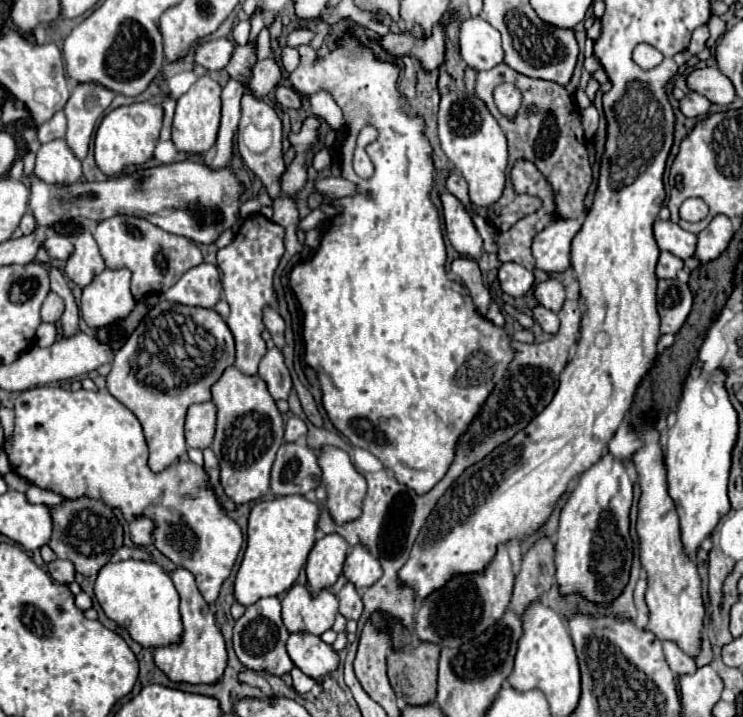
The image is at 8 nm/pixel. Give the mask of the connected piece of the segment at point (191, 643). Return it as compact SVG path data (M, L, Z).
M177 569L171 573L171 579L181 595L181 617L183 617L183 639L179 645L155 649L155 665L173 681L173 683L189 683L189 685L215 685L227 667L227 647L223 633L215 621L215 613L211 605L203 599L195 585L195 577L187 569Z

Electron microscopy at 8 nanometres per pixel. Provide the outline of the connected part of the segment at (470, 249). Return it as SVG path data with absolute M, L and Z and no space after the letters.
M443 191L439 195L443 203L443 217L445 217L445 229L451 245L459 251L463 257L479 259L483 251L483 239L479 239L479 233L475 231L475 223L467 207L449 191Z

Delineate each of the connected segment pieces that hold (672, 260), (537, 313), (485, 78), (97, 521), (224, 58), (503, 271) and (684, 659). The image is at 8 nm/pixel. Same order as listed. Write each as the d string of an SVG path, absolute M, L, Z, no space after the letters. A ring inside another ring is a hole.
M661 251L659 261L657 261L657 277L659 279L675 279L677 271L681 271L683 261L679 257L675 257L669 251Z
M543 305L533 307L533 319L535 319L535 321L543 327L543 331L547 331L547 333L557 333L557 331L559 331L559 317L557 317L557 313L549 311L549 309L543 307Z
M501 63L499 67L491 71L479 71L475 89L477 89L477 97L487 105L489 113L499 121L501 131L507 137L509 159L533 161L541 169L541 173L549 179L549 183L555 187L555 201L557 205L561 205L561 217L583 221L585 197L593 183L593 171L589 165L589 153L585 147L585 135L583 135L581 119L579 119L579 109L573 103L571 95L565 91L565 87L553 81L519 75L517 71L511 71L511 67ZM501 83L513 83L523 95L521 109L515 113L515 117L505 117L503 113L499 113L493 101L493 91ZM529 105L537 105L539 113L527 115L525 109Z
M83 497L83 499L65 501L63 505L51 507L51 511L53 511L53 535L51 535L49 545L59 559L69 559L75 565L77 573L81 573L85 577L97 575L101 571L101 567L109 563L109 559L111 561L123 561L123 559L149 561L149 555L143 549L121 547L123 545L123 527L117 521L113 509L109 509L103 501Z
M229 39L205 41L197 47L195 61L209 71L219 71L225 69L225 65L231 61L233 51L235 51L235 43Z
M503 263L499 269L501 289L511 297L523 297L535 285L535 277L519 263Z
M665 641L665 643L663 643L663 651L665 651L665 657L667 657L667 663L669 663L671 671L673 671L677 677L693 675L693 673L697 671L695 659L689 657L689 655L685 655L675 643Z

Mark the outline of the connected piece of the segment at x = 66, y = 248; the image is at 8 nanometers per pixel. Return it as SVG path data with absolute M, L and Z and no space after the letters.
M51 235L47 241L45 241L45 249L49 253L51 259L61 259L61 261L67 261L73 253L73 243L69 237L65 235Z

